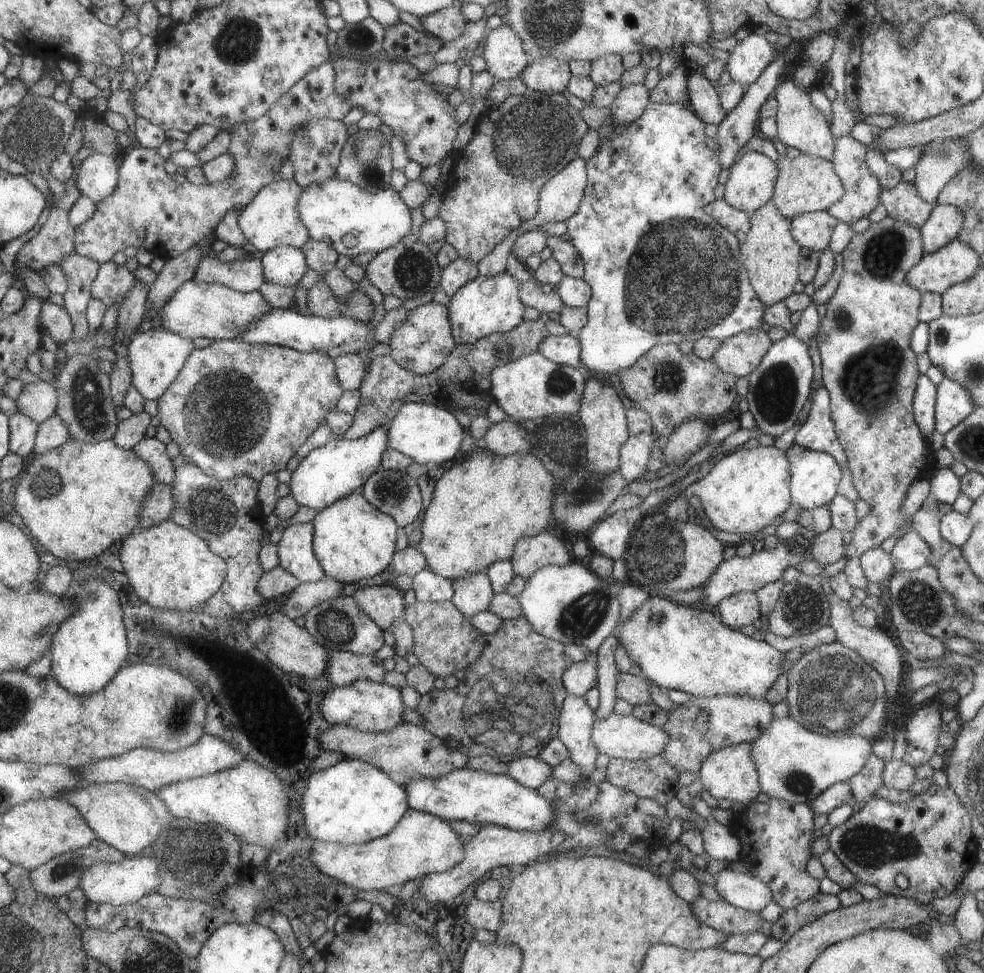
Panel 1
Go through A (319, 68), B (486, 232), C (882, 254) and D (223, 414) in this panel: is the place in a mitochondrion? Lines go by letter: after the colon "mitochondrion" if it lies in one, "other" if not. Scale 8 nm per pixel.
A: other
B: other
C: mitochondrion
D: mitochondrion

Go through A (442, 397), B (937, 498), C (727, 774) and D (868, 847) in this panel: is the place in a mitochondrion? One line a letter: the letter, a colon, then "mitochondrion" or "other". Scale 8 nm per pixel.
A: other
B: other
C: other
D: mitochondrion

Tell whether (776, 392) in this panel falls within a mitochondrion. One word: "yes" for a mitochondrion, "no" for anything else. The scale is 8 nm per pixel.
yes

